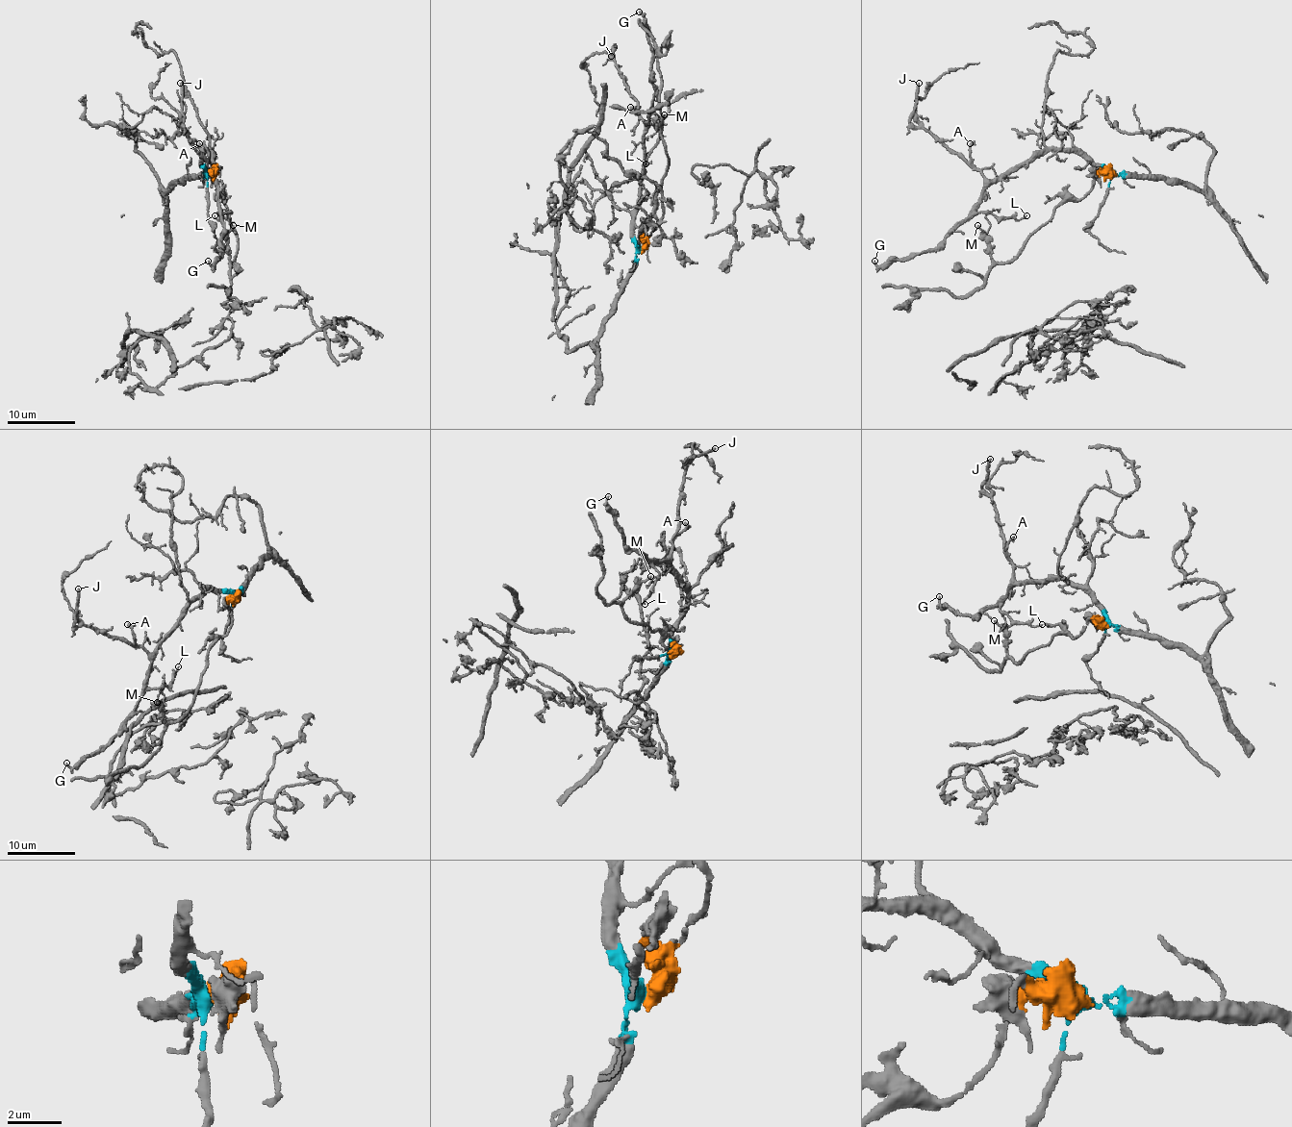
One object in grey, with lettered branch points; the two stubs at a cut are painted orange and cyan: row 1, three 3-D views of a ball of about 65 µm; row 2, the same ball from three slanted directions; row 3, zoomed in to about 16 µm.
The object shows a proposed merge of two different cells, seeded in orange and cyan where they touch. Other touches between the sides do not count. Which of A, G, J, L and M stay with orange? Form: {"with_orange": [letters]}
{"with_orange": ["M"]}

